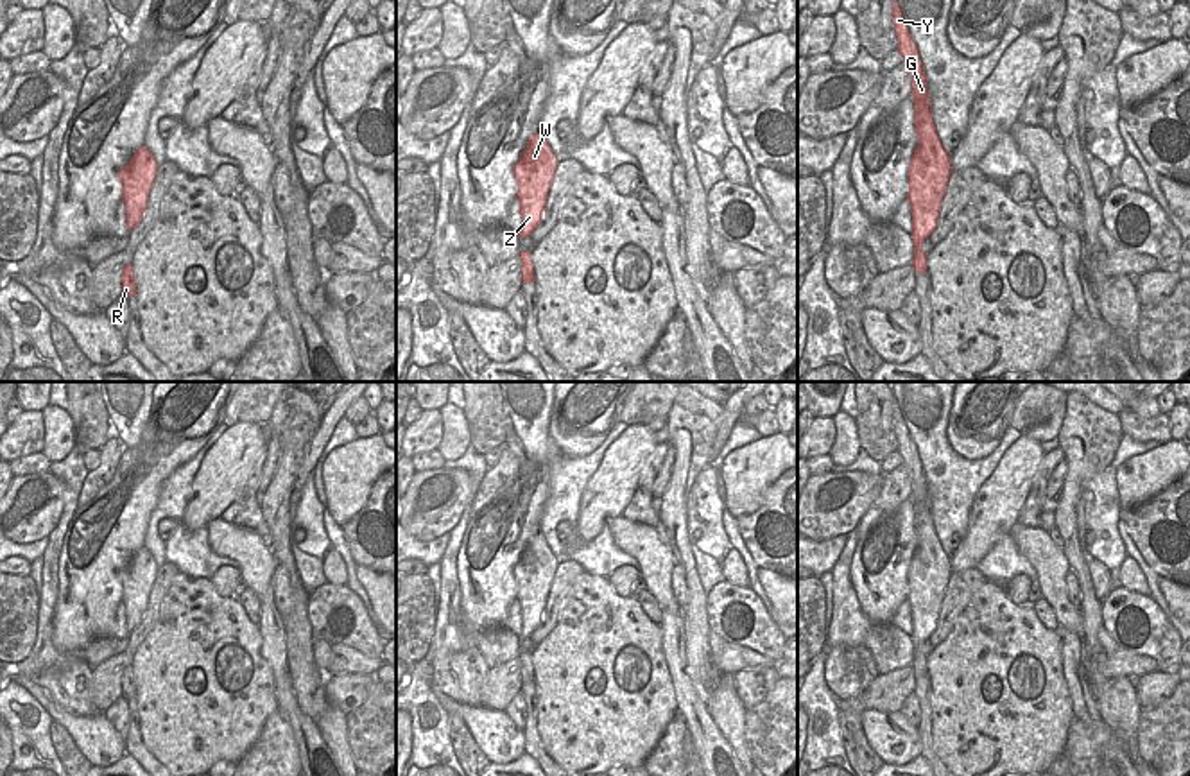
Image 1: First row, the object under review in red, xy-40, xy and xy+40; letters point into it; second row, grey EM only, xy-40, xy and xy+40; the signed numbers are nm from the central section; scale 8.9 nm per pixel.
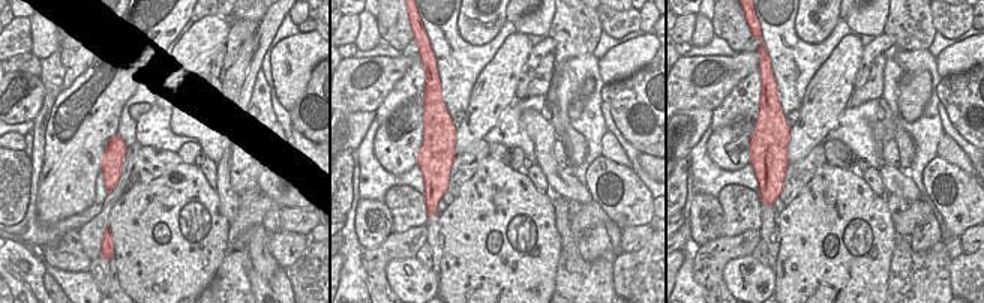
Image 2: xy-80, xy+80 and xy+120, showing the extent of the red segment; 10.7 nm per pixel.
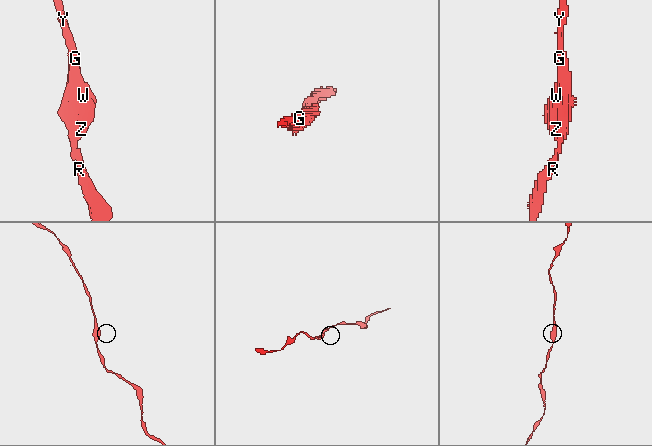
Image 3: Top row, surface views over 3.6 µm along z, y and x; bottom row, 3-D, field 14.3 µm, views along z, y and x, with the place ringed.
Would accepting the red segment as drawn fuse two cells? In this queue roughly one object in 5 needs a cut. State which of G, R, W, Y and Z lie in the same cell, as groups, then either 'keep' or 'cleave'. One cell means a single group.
groups G R W Y Z; keep

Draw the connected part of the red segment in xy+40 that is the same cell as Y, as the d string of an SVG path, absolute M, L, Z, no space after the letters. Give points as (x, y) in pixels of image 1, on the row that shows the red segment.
M898 0L892 4L892 25L898 38L898 50L910 73L910 97L914 100L914 129L918 145L909 167L909 195L912 213L912 267L916 274L927 272L927 253L923 242L937 228L941 203L950 181L950 154L943 149L932 118L927 77L918 47L903 20Z

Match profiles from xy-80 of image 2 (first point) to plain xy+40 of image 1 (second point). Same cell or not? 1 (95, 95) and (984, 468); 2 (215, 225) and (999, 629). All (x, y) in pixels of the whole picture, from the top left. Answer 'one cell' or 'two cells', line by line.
1: two cells
2: one cell

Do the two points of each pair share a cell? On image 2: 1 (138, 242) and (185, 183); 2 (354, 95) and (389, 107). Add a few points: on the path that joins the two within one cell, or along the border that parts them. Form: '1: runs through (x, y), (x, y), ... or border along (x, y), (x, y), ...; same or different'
1: runs through (153, 227), (168, 212), (168, 204), (174, 198); same
2: border along (402, 75), (375, 110); different

